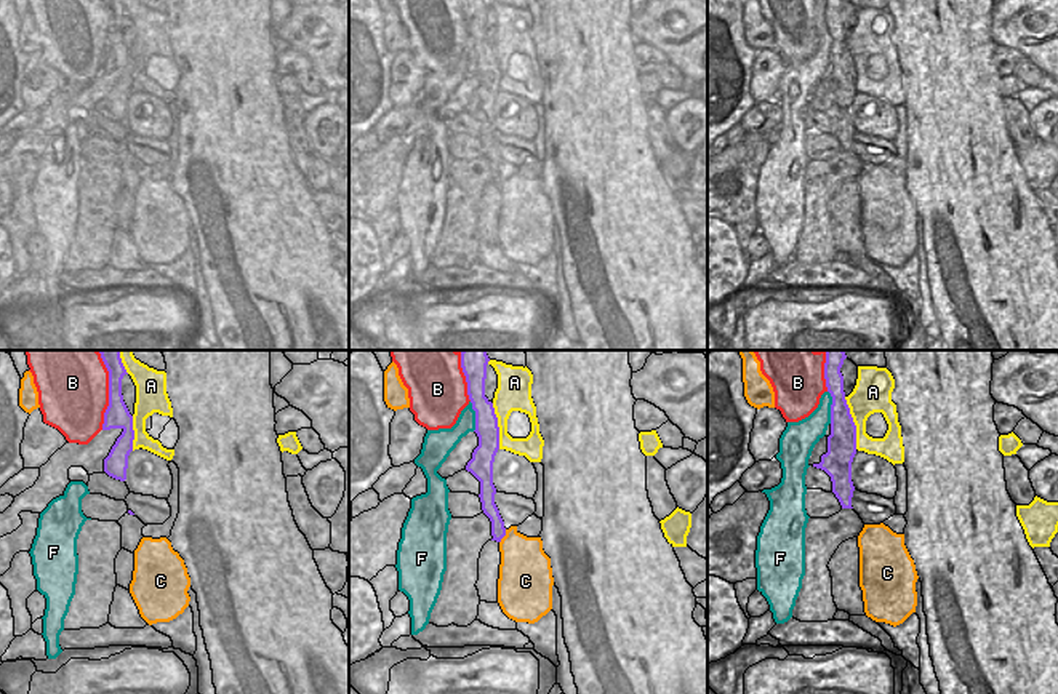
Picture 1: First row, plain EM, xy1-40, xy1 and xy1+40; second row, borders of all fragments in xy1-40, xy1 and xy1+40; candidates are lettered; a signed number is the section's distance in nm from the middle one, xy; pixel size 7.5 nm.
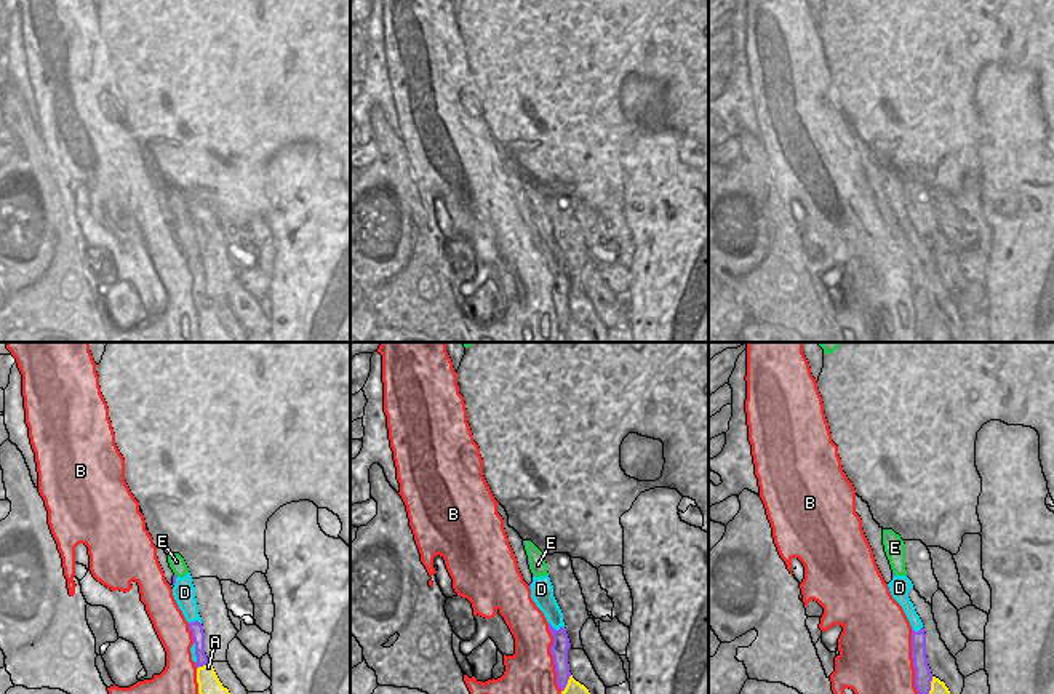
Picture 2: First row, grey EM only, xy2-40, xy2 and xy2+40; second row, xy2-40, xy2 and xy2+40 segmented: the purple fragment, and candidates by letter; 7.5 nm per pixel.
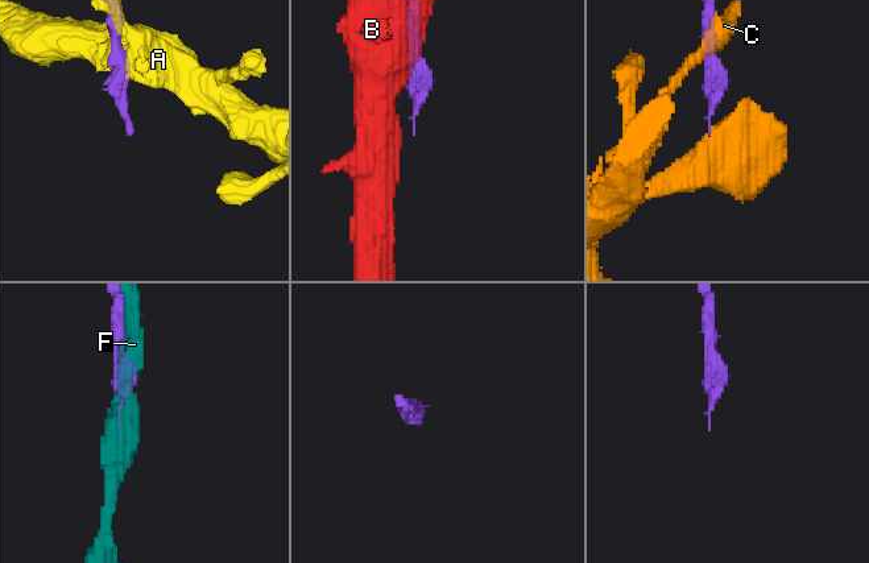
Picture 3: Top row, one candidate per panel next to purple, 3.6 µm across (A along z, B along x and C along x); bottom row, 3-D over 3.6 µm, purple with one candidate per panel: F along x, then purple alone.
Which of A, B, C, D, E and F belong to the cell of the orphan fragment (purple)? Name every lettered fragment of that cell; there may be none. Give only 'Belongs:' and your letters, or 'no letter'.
Belongs: no letter

